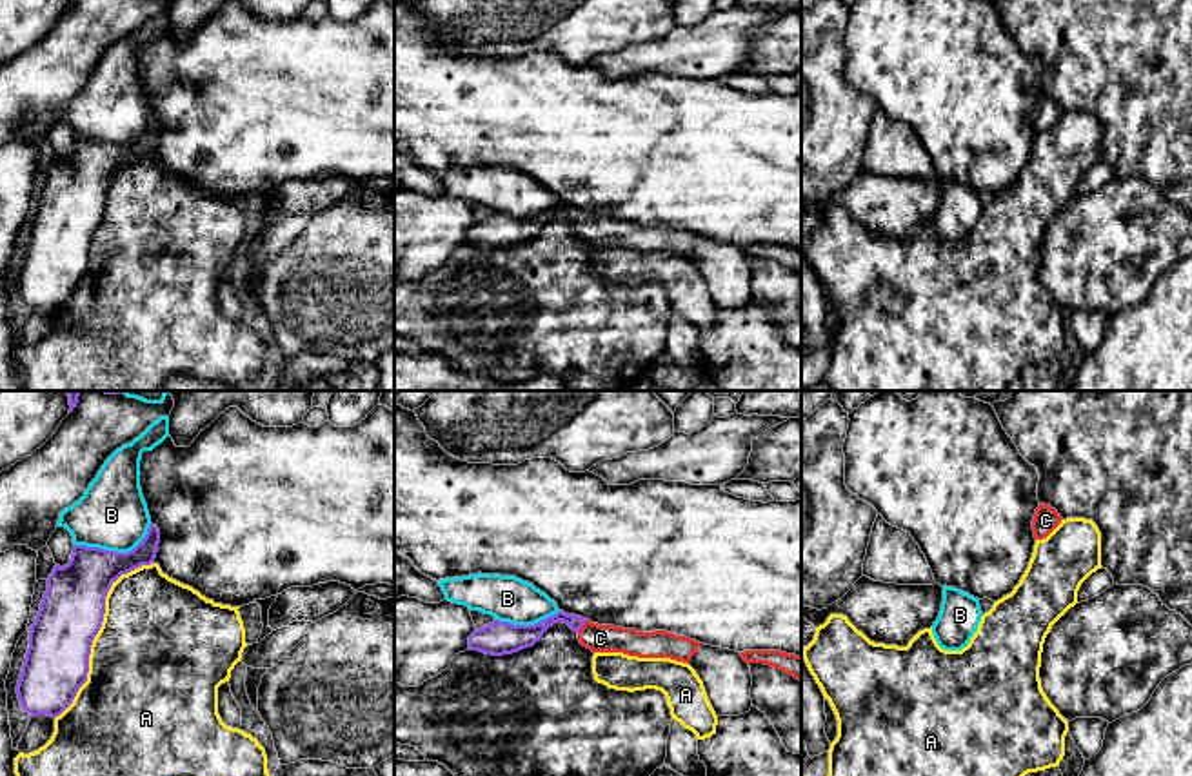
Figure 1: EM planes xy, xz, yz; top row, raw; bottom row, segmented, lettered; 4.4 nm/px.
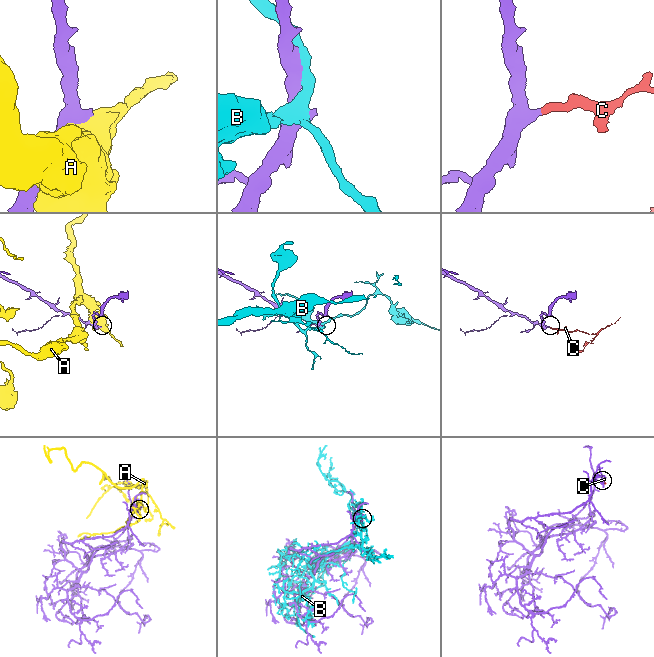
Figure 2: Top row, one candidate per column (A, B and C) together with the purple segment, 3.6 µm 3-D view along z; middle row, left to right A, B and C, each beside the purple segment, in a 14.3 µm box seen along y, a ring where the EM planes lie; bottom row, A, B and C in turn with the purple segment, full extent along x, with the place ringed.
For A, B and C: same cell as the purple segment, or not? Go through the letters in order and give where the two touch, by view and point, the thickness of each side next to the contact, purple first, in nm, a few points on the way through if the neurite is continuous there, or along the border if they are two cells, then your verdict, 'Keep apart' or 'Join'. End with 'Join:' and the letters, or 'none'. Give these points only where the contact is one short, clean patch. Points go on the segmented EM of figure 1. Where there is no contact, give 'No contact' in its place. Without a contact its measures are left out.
A: Touches purple at xy (99, 629). Thickness 280 nm (purple) against 500 nm. Keep apart
B: Touches purple at xy (115, 551). Thickness 260 nm (purple) against 320 nm. Keep apart
C: Touches purple at xz (582, 626). Thickness 100 nm (purple) against 130 nm. Path across: xz (527, 635), (555, 618), (582, 626), (600, 638). Join
Join: C

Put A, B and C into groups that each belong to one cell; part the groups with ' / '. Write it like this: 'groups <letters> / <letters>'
groups A / B / C

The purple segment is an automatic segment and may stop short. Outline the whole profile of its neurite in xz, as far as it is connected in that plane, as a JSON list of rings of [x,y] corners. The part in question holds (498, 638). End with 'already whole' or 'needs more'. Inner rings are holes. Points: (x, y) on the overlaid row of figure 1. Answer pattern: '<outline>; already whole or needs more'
[[[558,611],[534,625],[512,625],[494,620],[469,636],[469,651],[492,656],[512,654],[532,647],[558,622],[567,623],[578,634],[580,643],[592,652],[623,652],[638,658],[670,658],[689,663],[701,645],[696,640],[667,631],[640,632],[636,629],[598,625],[581,616]]]; needs more

